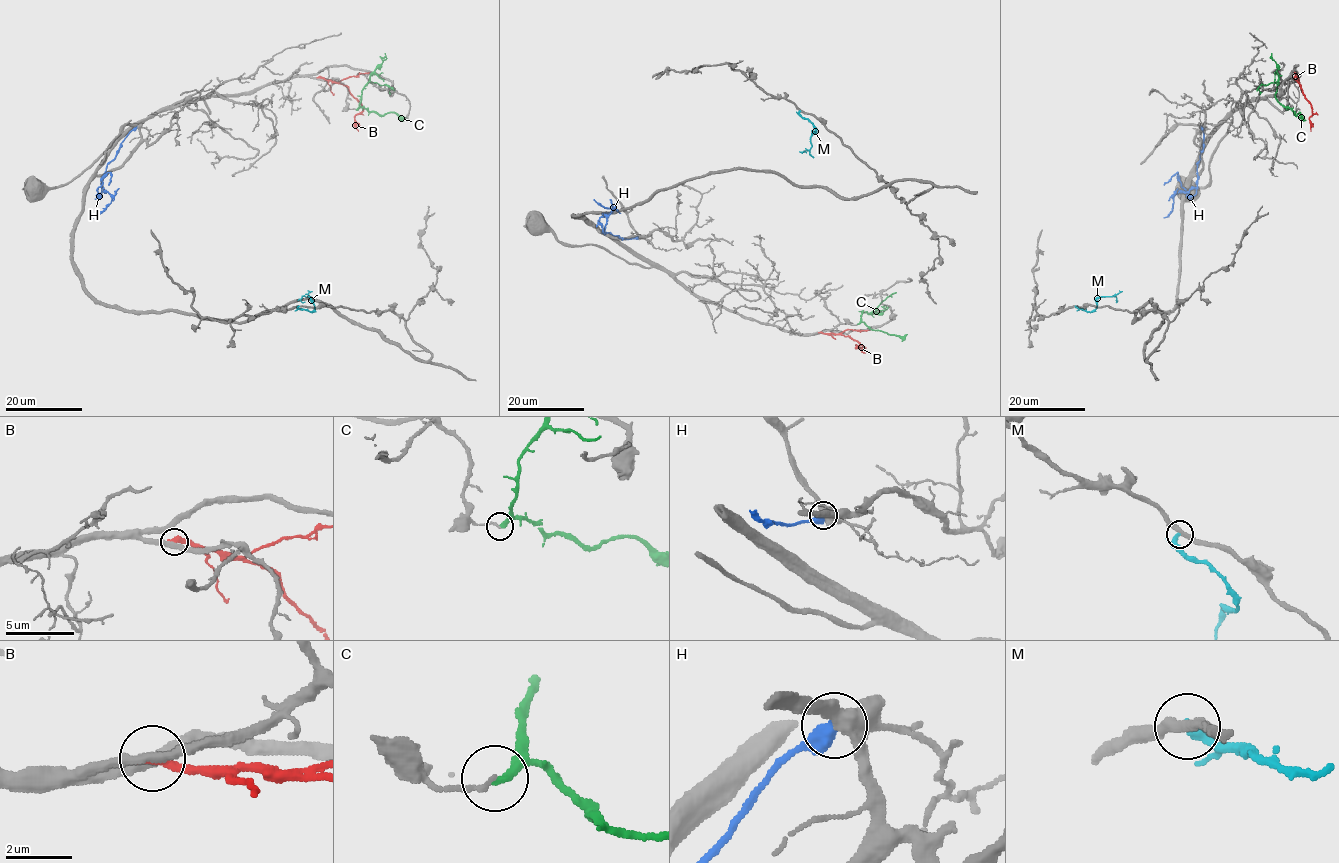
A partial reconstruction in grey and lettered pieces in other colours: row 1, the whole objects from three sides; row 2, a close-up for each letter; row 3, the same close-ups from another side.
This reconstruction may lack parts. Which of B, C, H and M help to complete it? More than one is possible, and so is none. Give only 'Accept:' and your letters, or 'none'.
Accept: none

